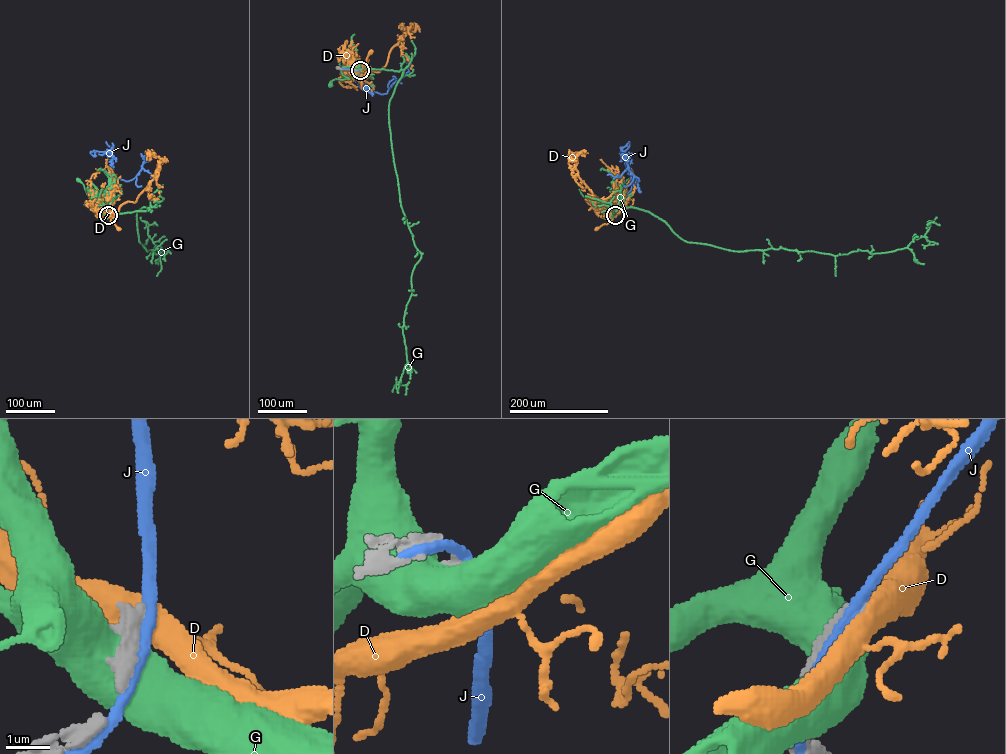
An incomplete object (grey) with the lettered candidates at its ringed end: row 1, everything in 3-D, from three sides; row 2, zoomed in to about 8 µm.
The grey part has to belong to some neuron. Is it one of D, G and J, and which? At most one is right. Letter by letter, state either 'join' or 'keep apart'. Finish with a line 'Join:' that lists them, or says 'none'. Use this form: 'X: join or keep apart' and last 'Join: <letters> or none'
D: keep apart
G: keep apart
J: keep apart
Join: none

